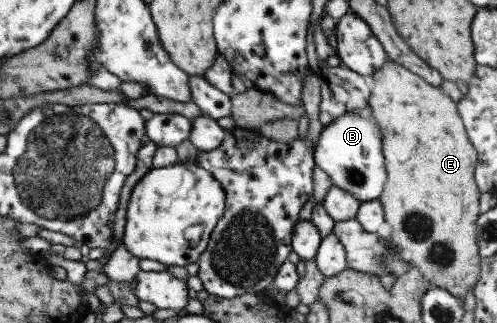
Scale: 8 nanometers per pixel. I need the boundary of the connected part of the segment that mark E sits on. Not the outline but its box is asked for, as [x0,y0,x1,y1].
[367,60,479,301]

